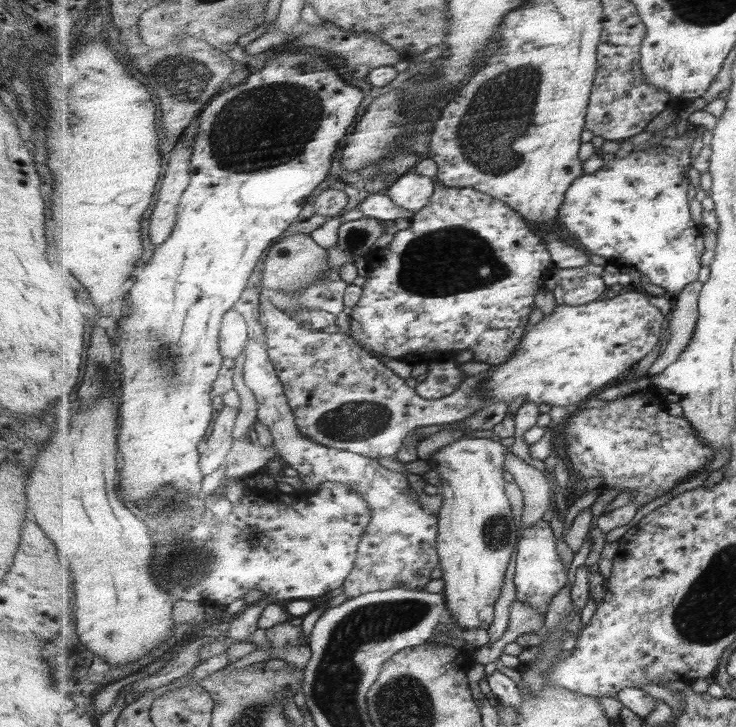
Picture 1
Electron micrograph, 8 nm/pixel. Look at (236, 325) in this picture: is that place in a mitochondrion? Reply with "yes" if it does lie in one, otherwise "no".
no

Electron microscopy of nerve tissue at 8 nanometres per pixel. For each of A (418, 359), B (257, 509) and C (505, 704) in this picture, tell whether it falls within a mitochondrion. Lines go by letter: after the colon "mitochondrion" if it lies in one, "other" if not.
A: other
B: other
C: other

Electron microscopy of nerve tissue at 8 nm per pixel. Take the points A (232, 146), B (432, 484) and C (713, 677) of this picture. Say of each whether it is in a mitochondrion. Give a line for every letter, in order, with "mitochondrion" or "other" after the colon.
A: mitochondrion
B: other
C: other

